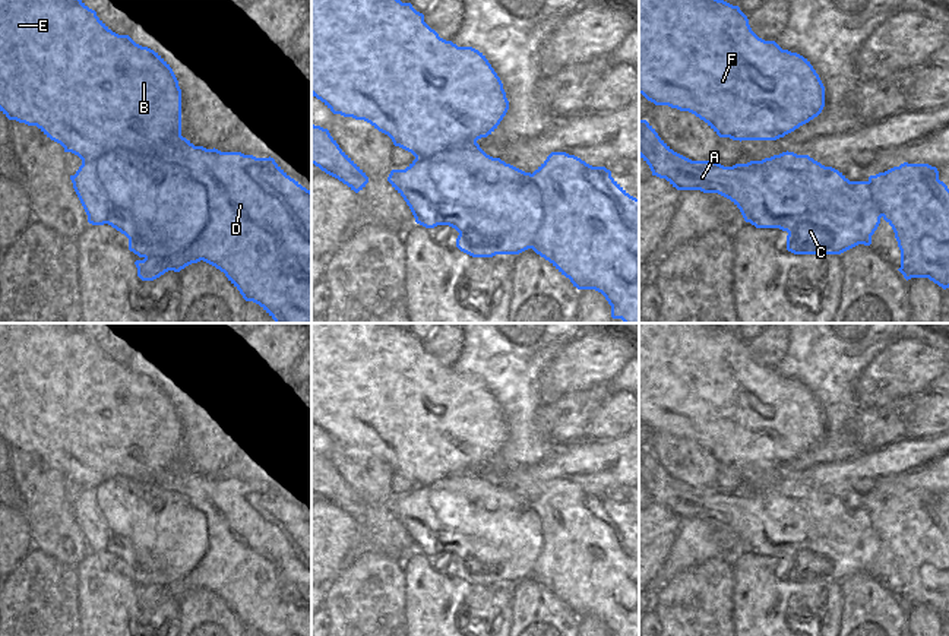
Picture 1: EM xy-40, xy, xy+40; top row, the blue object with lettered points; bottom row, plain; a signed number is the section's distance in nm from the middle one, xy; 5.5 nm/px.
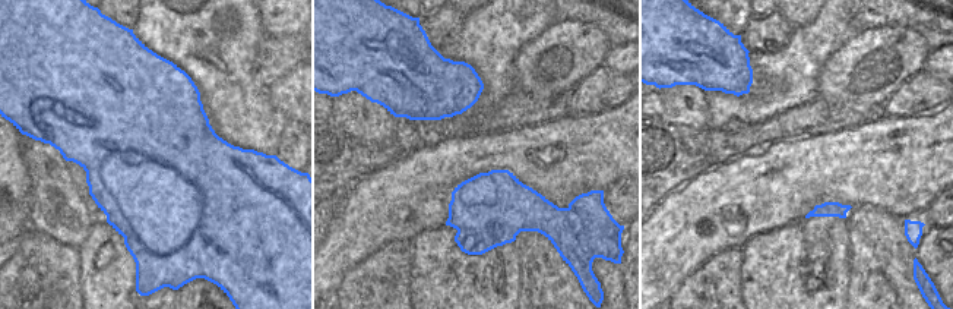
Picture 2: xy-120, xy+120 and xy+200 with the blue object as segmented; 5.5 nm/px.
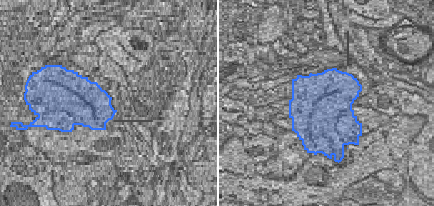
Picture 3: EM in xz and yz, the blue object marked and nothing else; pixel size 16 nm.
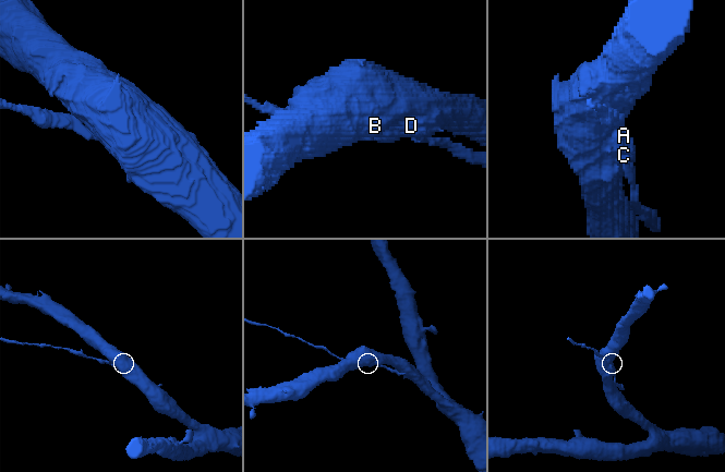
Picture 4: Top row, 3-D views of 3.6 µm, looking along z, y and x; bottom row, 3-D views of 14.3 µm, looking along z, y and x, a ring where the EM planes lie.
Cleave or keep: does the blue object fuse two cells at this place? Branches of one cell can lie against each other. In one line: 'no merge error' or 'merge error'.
merge error

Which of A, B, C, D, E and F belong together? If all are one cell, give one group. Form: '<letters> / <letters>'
A C / B D E F

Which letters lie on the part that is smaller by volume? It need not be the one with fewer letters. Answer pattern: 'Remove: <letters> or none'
Remove: A, C.

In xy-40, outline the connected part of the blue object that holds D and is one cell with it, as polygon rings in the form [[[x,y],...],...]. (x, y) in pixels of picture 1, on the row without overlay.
[[[0,323],[0,439],[9,446],[28,453],[37,453],[47,465],[60,471],[64,480],[77,482],[82,488],[95,491],[99,500],[116,500],[121,488],[130,488],[132,496],[126,501],[126,515],[142,515],[142,494],[159,497],[162,494],[183,494],[190,504],[208,516],[208,534],[211,548],[202,563],[183,580],[171,585],[146,585],[136,588],[137,604],[142,608],[154,608],[168,598],[180,599],[200,588],[225,601],[228,608],[240,618],[246,629],[253,629],[263,636],[311,636],[311,519],[291,506],[273,485],[256,485],[241,480],[221,480],[194,474],[181,463],[181,417],[170,392],[154,377],[136,371],[129,363],[113,360],[98,344],[76,323]]]

